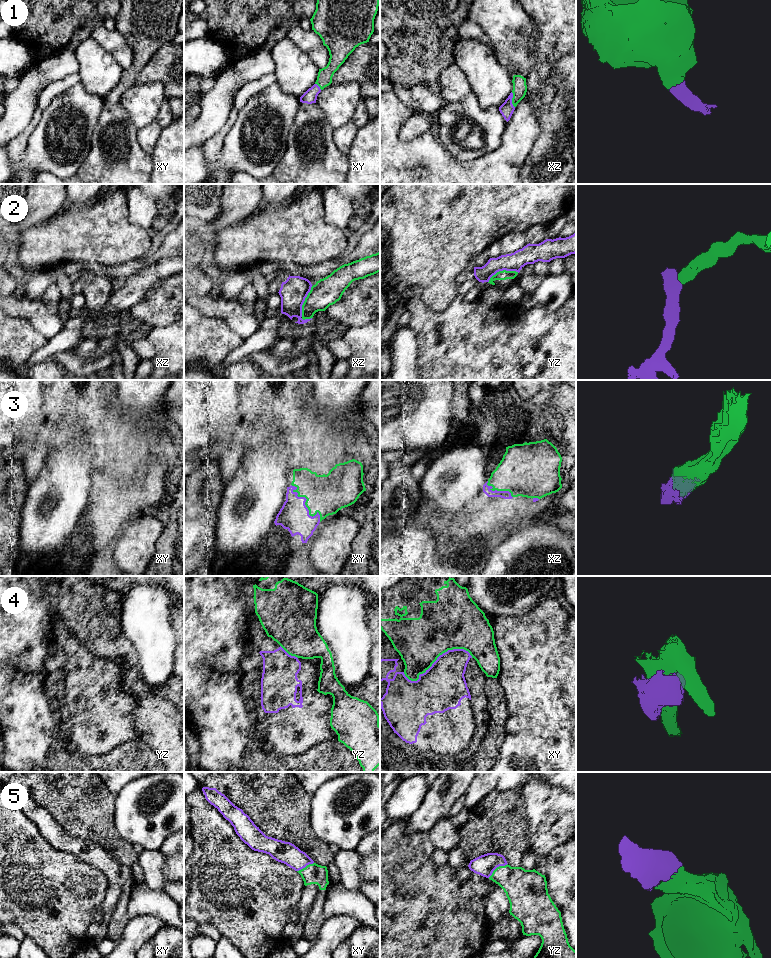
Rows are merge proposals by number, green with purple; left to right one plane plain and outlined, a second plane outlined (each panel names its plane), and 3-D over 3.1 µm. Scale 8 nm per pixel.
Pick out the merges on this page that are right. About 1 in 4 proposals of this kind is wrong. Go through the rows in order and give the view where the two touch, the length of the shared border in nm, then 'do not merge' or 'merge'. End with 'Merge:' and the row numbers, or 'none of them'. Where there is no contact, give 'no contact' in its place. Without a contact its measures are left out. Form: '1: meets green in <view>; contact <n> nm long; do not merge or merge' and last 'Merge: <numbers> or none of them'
1: meets green in xz; contact 130 nm long; merge
2: meets green in yz; contact 260 nm long; do not merge
3: meets green in xy; contact 380 nm long; merge
4: meets green in xy; contact 600 nm long; do not merge
5: meets green in yz; contact 200 nm long; merge
Merge: 1, 3, 5

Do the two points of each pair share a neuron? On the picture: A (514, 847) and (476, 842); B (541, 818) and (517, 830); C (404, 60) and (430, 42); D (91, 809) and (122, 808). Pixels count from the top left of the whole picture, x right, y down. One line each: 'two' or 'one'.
A: one
B: two
C: one
D: two

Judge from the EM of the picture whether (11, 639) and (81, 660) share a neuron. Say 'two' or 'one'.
two

